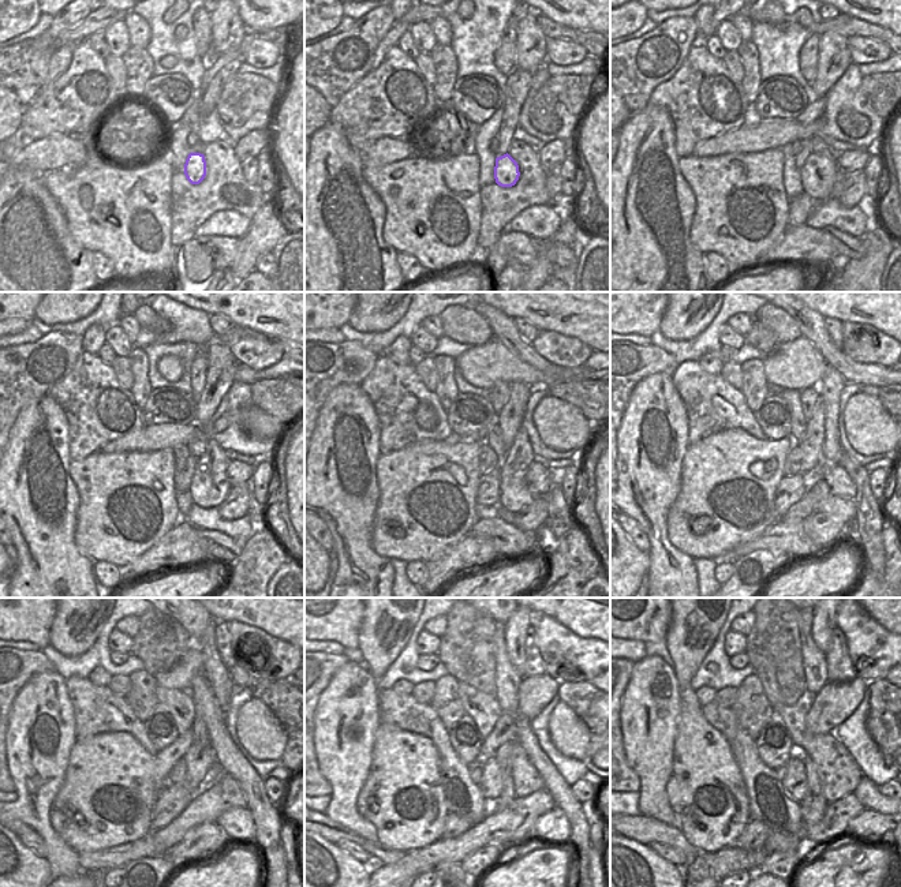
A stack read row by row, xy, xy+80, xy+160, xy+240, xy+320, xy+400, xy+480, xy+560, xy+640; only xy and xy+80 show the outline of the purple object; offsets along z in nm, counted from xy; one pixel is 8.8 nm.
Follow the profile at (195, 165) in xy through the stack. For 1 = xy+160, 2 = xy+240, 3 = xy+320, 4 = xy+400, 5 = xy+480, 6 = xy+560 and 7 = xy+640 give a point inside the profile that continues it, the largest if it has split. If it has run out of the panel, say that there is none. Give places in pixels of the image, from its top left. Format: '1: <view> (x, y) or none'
1: xy+160 (818, 173)
2: xy+240 (209, 486)
3: xy+320 (515, 494)
4: xy+400 (844, 508)
5: xy+480 (236, 823)
6: xy+560 (553, 826)
7: xy+640 (870, 824)

